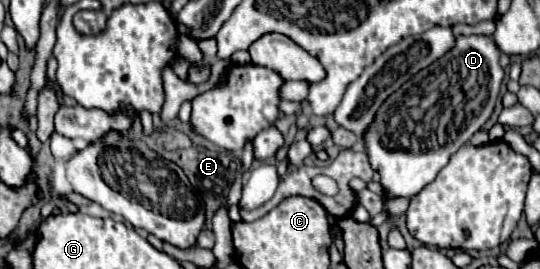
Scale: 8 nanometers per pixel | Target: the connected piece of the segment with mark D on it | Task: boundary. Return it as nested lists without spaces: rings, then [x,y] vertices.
[[[458,36],[456,46],[418,72],[412,80],[406,80],[394,96],[390,96],[380,110],[376,112],[376,118],[364,132],[364,150],[368,154],[370,166],[380,174],[380,186],[384,190],[382,202],[392,198],[412,198],[416,196],[424,186],[428,186],[438,172],[448,164],[450,156],[466,144],[474,132],[478,132],[486,120],[490,118],[494,110],[494,102],[498,98],[500,82],[504,78],[504,70],[498,64],[500,50],[488,36]]]

